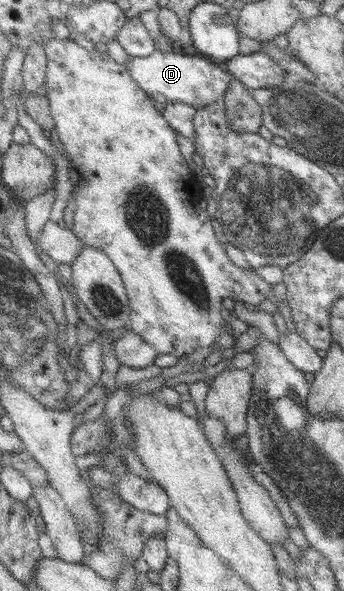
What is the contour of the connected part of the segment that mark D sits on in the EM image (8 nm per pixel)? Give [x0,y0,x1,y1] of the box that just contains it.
[126,46,232,109]

